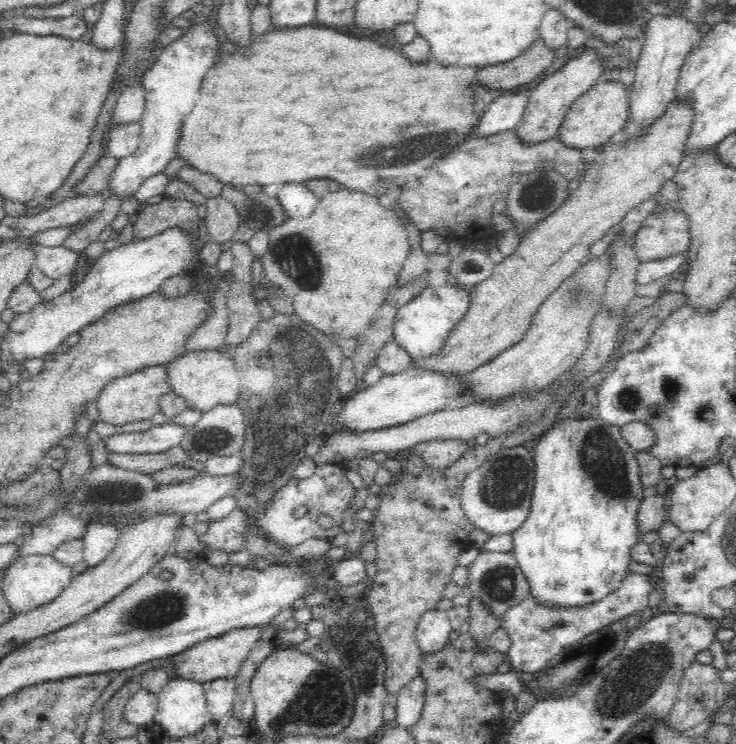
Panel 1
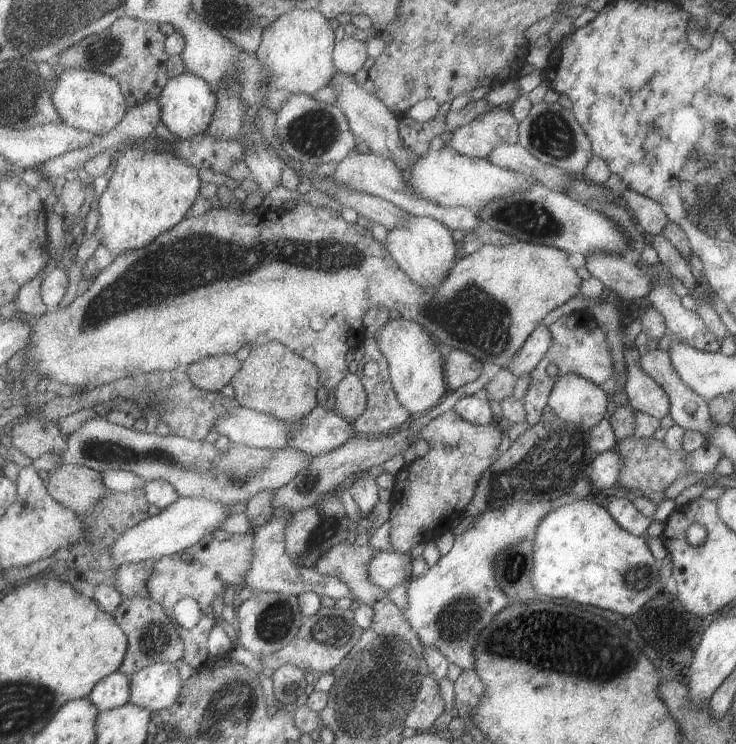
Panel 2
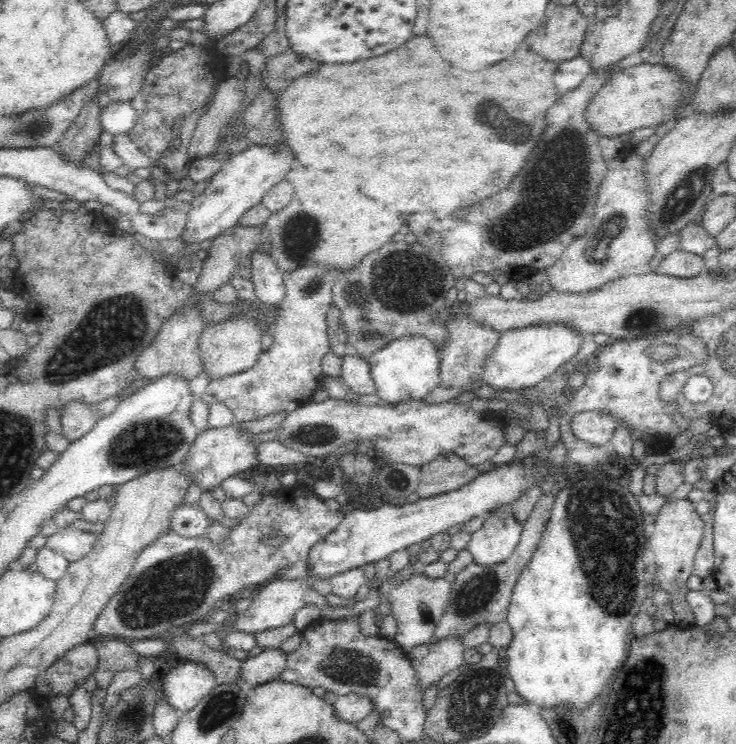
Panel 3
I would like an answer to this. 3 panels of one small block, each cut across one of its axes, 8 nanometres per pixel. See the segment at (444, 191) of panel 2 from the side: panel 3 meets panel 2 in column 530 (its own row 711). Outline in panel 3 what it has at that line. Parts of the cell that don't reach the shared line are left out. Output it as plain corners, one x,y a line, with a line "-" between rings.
188,660
170,669
160,681
163,698
180,713
194,708
218,684
206,665

